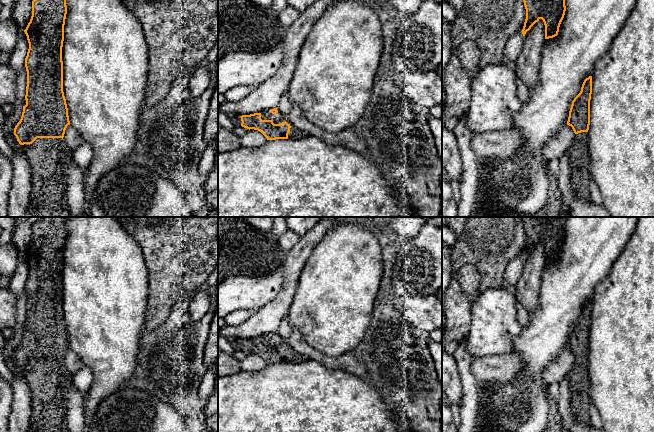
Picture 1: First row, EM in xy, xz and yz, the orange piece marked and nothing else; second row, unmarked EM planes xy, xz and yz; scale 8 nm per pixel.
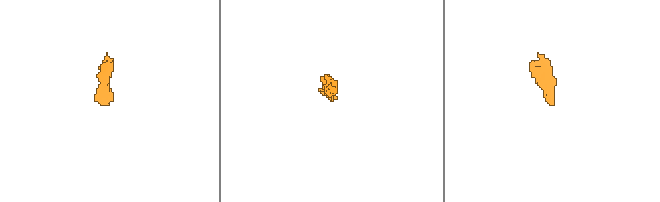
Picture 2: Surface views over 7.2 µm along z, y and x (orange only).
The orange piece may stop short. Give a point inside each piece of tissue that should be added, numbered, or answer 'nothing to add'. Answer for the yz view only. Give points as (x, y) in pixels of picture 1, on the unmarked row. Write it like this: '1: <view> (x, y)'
1: yz (579, 383)

